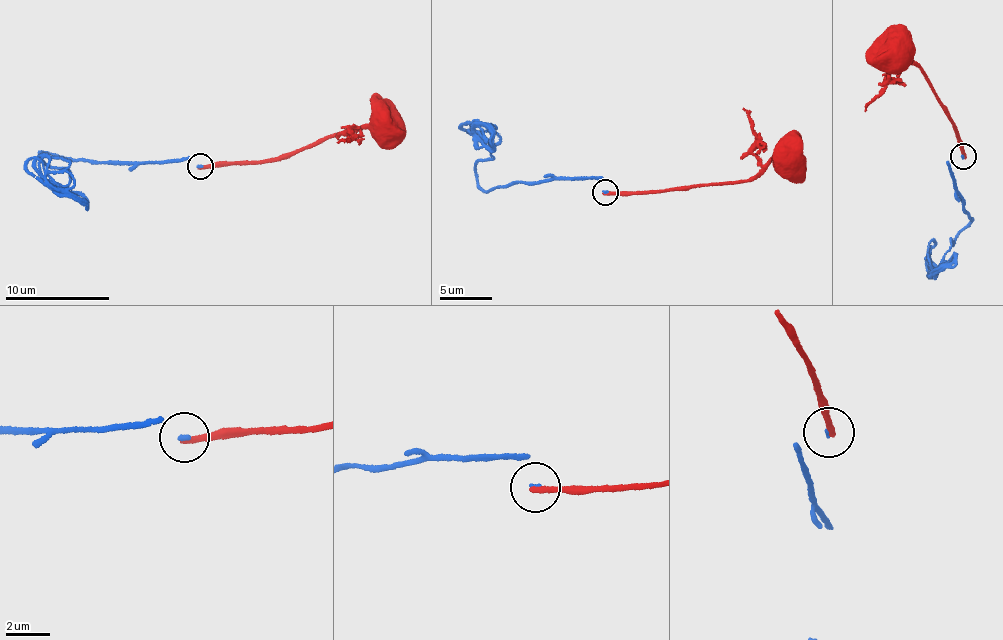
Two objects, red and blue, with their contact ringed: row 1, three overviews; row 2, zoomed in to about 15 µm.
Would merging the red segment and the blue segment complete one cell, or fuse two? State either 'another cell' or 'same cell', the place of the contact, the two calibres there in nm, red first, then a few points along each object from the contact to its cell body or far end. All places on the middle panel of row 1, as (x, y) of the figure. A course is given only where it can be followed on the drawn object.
another cell; at (605, 192); 280 nm thick on the red side, 140 nm on the other; red runs (604, 192), (674, 189), (746, 180), (763, 174), (769, 161), (791, 146), (796, 149), (788, 156); blue runs (604, 192), (602, 178), (507, 184), (485, 191), (475, 168), (493, 158), (477, 134), (486, 143), (496, 143)

